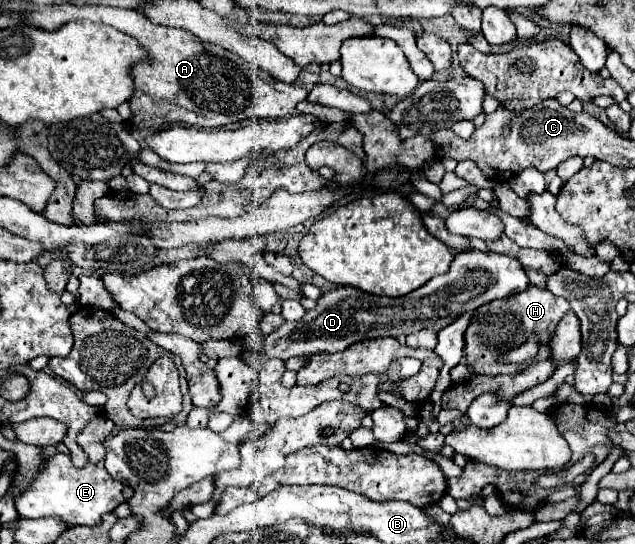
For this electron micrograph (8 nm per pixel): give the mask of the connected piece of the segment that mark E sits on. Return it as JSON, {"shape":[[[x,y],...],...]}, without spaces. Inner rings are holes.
{"shape":[[[56,453],[52,459],[46,461],[44,469],[40,471],[40,475],[36,479],[36,487],[16,499],[16,511],[22,519],[38,519],[38,517],[46,517],[46,515],[56,515],[70,527],[72,525],[92,527],[102,521],[104,513],[110,513],[120,503],[128,501],[132,497],[132,493],[134,493],[132,487],[112,479],[102,463],[76,469],[68,455]]]}

